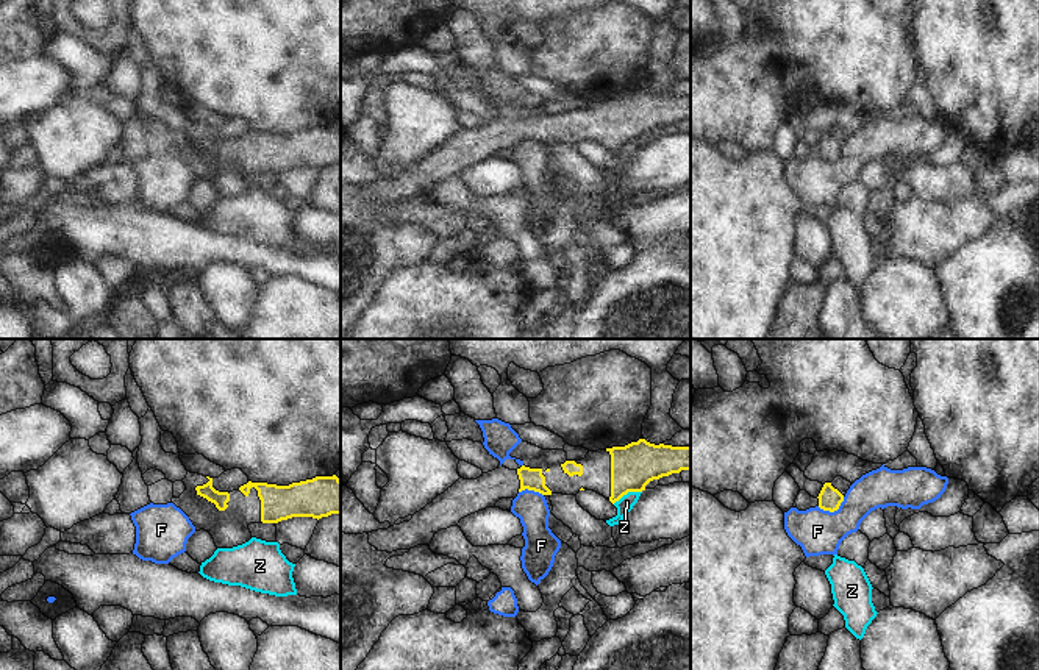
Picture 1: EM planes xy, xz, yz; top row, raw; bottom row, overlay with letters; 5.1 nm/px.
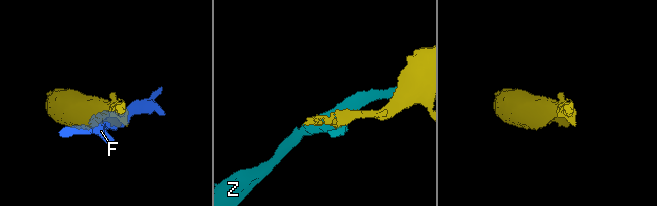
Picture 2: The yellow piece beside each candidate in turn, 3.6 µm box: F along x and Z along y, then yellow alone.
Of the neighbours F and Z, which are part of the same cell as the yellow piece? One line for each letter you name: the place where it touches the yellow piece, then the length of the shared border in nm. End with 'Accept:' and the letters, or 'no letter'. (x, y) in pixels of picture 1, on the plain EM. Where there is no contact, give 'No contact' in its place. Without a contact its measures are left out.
Accept: no letter

